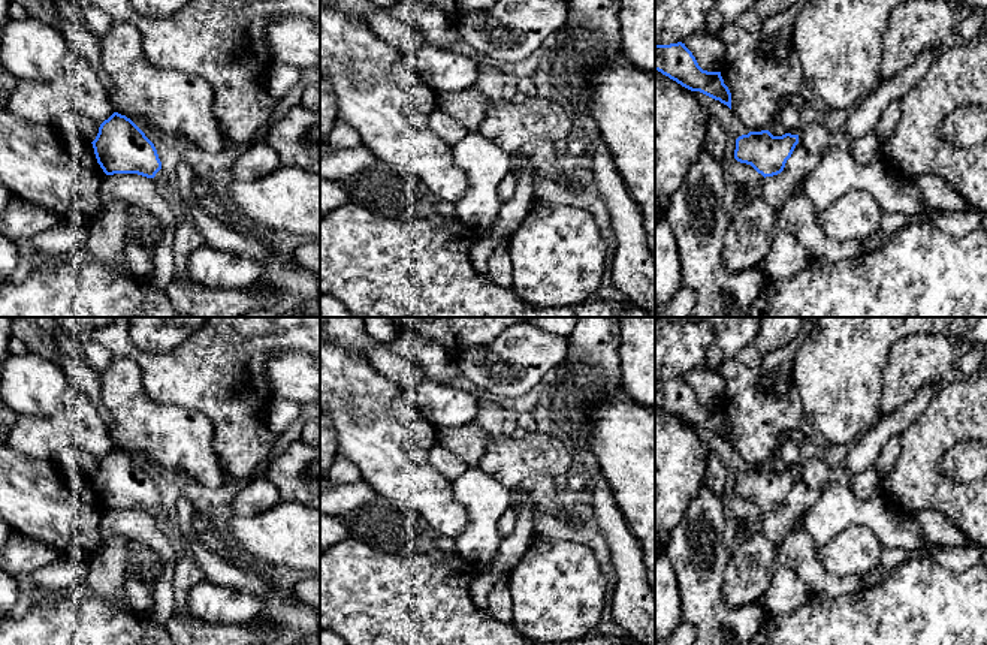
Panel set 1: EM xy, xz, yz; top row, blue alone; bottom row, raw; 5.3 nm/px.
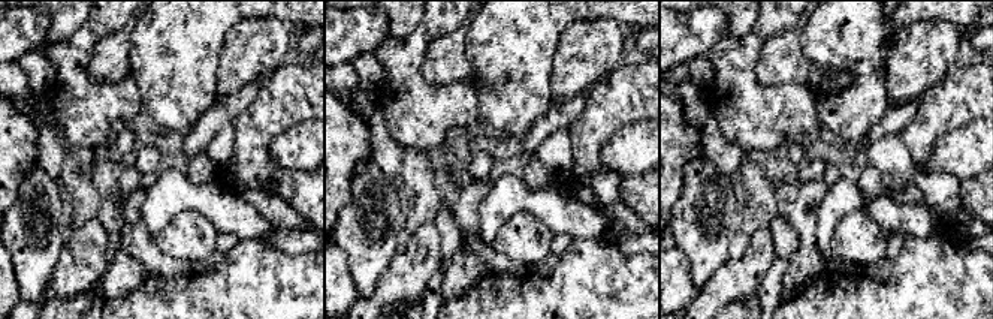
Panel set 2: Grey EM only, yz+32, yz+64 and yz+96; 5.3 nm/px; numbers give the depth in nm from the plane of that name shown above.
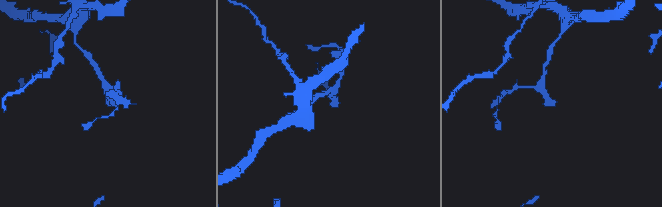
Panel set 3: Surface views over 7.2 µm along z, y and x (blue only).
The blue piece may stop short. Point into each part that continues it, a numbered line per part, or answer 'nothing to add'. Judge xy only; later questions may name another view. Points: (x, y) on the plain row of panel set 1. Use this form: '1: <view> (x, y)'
1: xy (201, 529)

